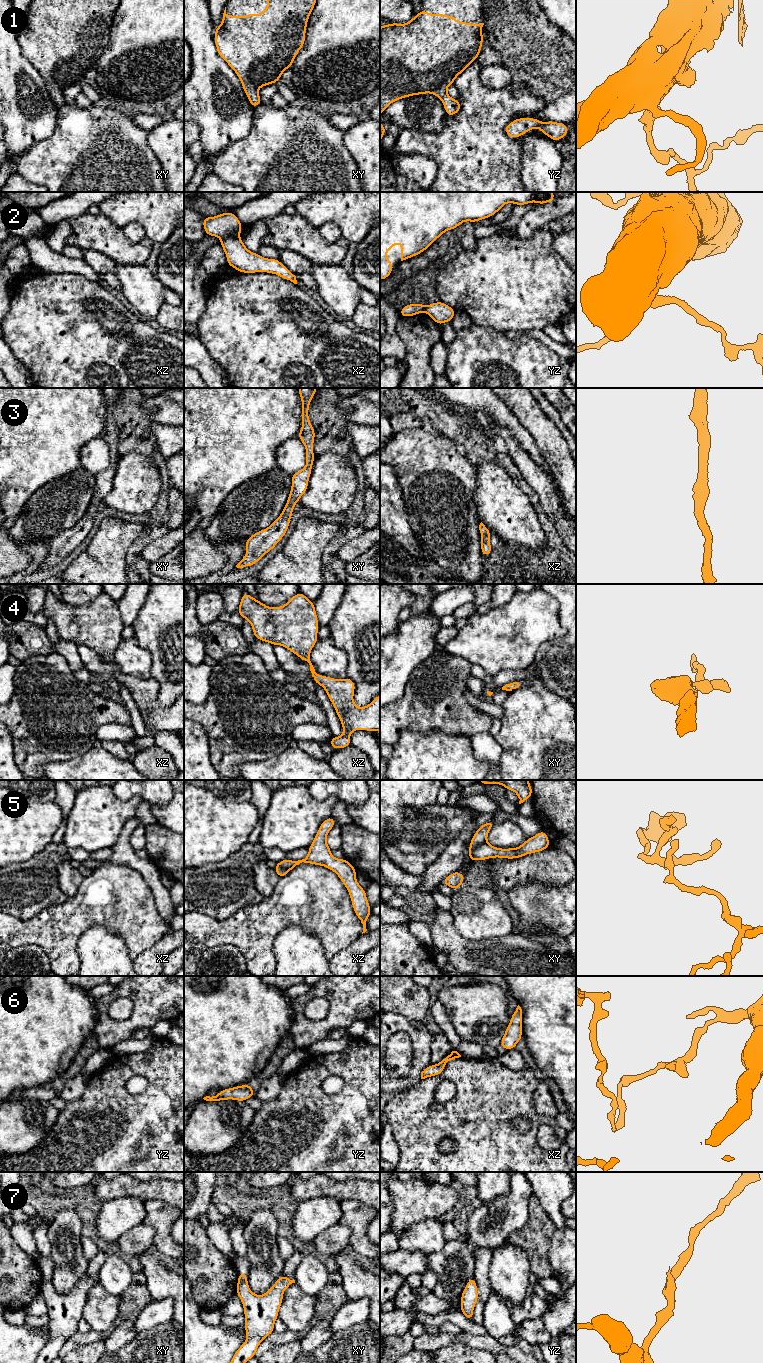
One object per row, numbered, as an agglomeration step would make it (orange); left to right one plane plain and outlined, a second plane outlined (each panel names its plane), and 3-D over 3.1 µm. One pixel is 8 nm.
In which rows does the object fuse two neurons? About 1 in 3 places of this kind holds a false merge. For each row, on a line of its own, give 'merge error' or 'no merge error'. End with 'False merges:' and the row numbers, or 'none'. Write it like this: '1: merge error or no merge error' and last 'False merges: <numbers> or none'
1: no merge error
2: merge error
3: no merge error
4: no merge error
5: merge error
6: no merge error
7: no merge error
False merges: 2, 5

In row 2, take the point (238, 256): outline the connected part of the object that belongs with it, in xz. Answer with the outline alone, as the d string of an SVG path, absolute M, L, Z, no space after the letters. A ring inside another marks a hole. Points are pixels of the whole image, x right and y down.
M228 237L220 240L227 257L227 265L241 273L266 272L279 275L283 279L297 284L296 276L278 259L267 259L249 251L242 239Z

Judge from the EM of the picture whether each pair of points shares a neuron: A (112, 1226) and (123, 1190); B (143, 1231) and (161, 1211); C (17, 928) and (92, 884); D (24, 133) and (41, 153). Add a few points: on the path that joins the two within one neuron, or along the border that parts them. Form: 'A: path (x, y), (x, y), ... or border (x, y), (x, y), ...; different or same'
A: border (105, 1201), (134, 1196), (144, 1203); different
B: border (142, 1223), (153, 1230), (153, 1249); different
C: path (37, 928), (53, 928), (77, 904); same
D: border (54, 130), (49, 136), (34, 143), (17, 159); different

